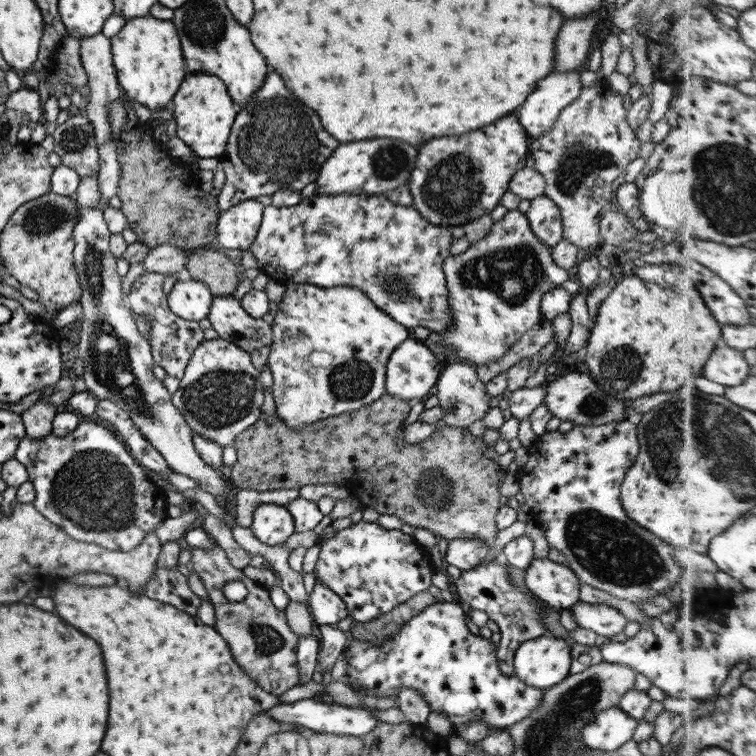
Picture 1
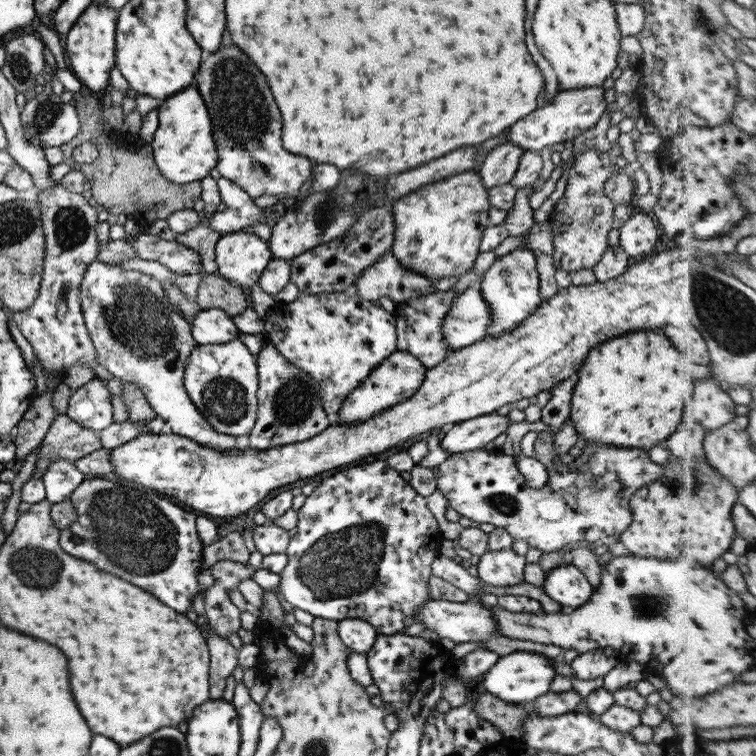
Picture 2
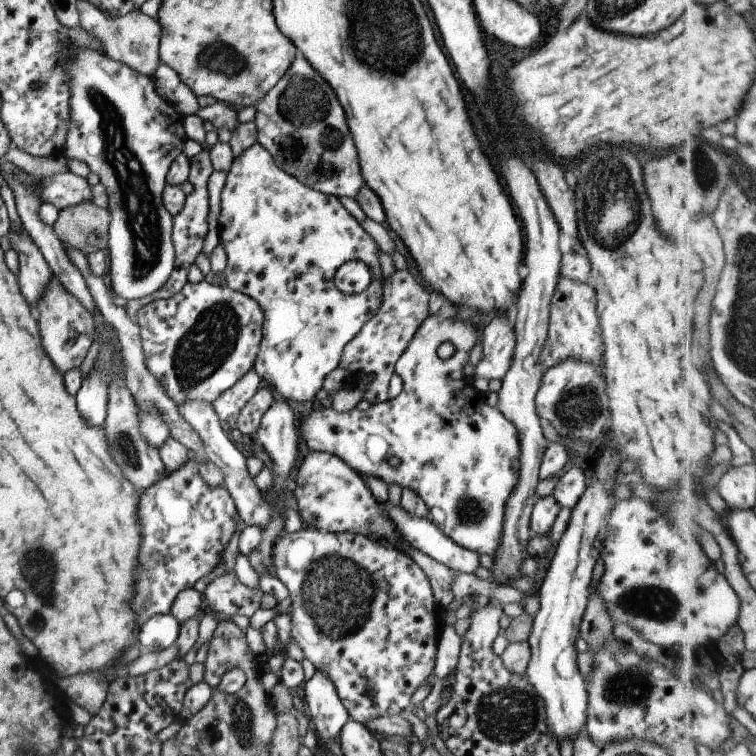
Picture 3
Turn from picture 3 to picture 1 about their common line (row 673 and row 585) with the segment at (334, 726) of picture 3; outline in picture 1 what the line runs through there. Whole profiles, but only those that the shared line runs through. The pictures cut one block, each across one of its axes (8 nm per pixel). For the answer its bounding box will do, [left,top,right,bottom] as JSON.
[308,582,349,626]

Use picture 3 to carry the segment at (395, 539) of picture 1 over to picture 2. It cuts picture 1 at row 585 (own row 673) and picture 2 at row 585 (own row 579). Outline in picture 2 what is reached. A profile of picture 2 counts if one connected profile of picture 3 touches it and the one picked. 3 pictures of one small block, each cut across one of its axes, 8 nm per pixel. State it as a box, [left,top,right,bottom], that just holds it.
[279,459,444,635]

